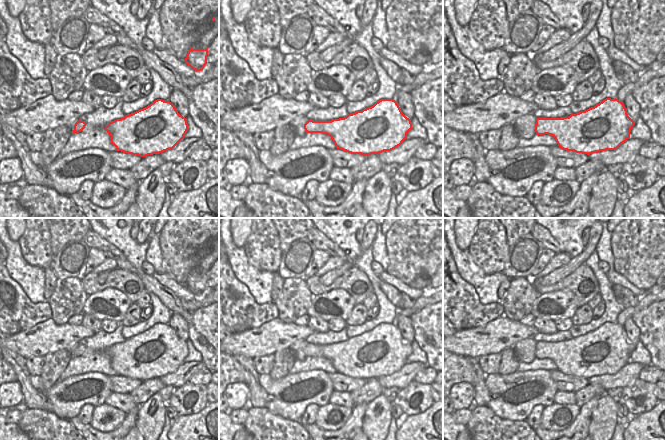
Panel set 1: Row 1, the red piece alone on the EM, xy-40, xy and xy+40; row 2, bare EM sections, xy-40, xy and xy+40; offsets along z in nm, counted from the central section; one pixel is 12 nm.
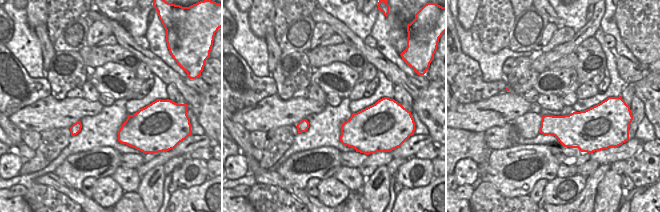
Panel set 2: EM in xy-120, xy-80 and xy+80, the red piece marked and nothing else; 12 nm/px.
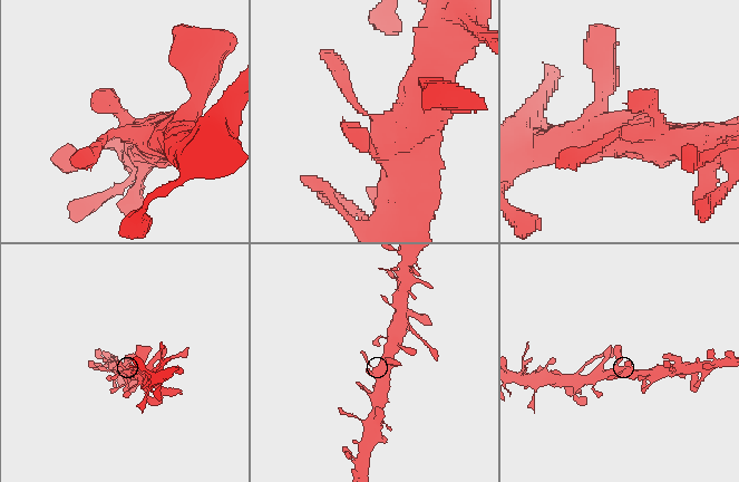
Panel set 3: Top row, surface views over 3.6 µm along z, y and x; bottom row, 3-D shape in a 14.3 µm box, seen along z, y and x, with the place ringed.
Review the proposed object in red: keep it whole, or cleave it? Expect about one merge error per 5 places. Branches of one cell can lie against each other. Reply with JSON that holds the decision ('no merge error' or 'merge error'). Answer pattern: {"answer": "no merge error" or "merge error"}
{"answer": "no merge error"}

